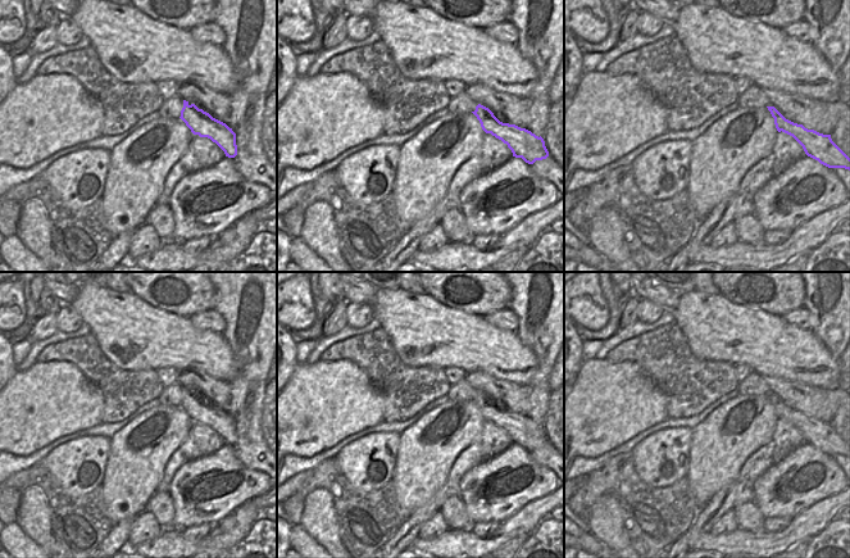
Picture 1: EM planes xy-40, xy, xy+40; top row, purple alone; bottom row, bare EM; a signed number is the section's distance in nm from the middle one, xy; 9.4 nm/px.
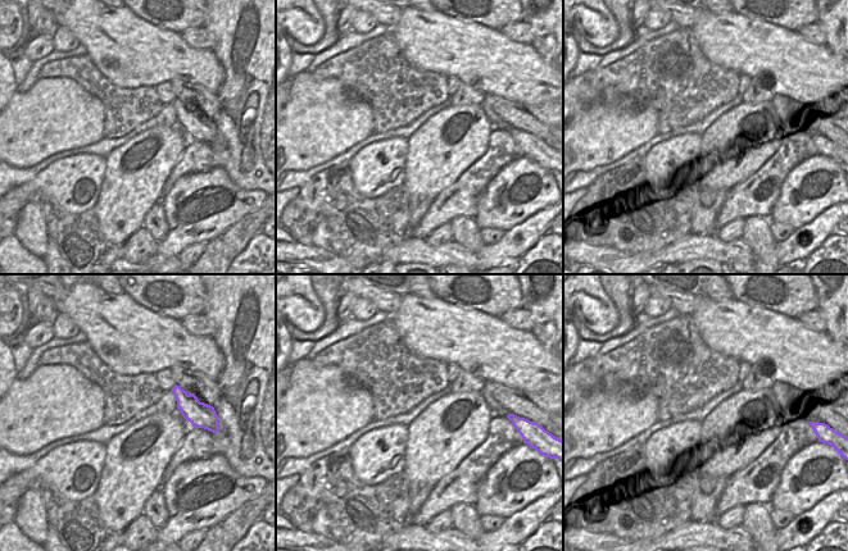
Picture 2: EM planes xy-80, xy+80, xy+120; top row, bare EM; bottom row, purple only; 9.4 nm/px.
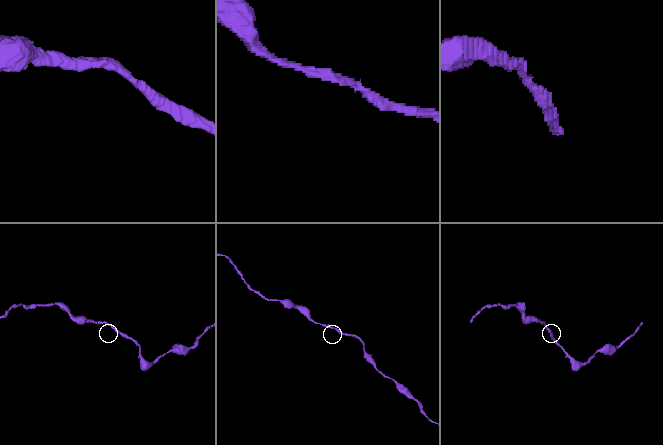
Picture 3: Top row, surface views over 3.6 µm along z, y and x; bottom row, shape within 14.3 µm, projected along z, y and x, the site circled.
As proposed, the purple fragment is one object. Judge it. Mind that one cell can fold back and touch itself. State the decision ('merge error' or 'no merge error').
no merge error

